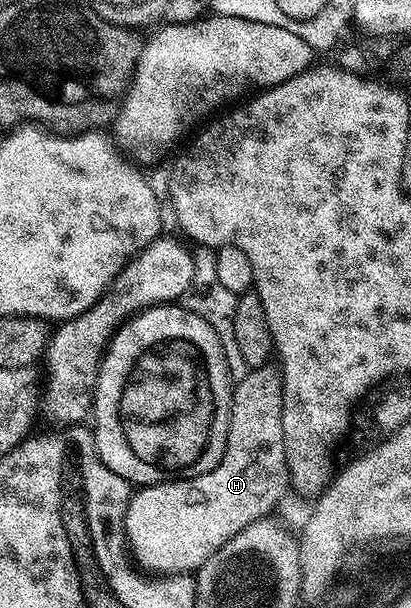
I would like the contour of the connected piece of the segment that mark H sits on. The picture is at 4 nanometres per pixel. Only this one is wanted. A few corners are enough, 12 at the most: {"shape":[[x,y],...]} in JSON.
{"shape":[[283,376],[234,383],[220,462],[140,486],[130,557],[187,576],[289,490]]}

